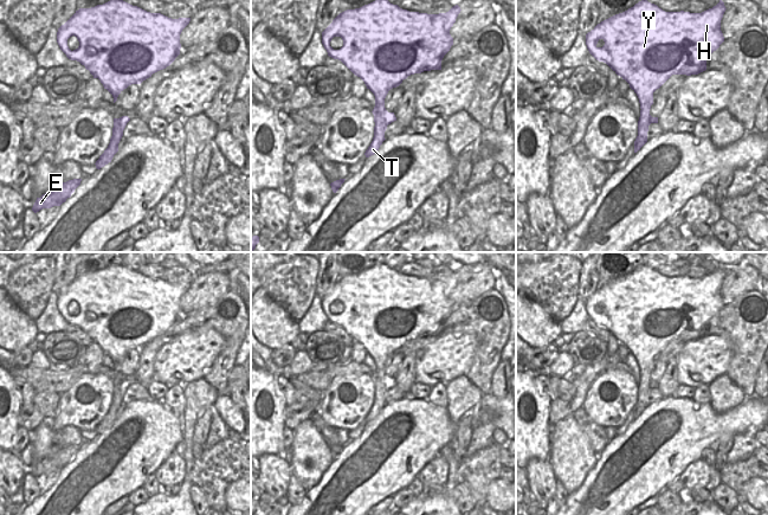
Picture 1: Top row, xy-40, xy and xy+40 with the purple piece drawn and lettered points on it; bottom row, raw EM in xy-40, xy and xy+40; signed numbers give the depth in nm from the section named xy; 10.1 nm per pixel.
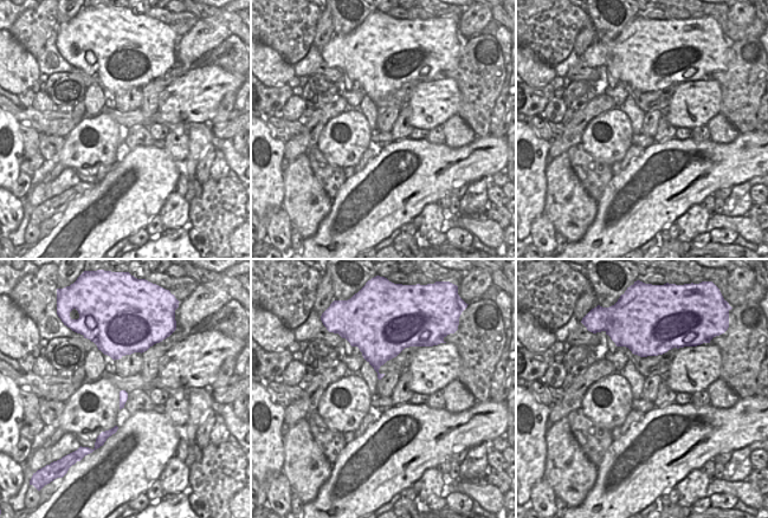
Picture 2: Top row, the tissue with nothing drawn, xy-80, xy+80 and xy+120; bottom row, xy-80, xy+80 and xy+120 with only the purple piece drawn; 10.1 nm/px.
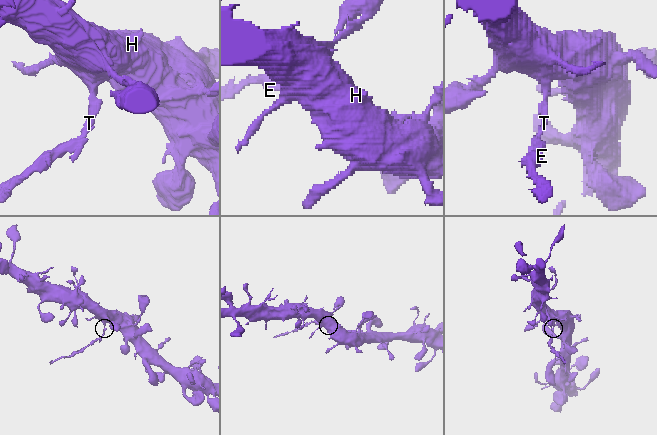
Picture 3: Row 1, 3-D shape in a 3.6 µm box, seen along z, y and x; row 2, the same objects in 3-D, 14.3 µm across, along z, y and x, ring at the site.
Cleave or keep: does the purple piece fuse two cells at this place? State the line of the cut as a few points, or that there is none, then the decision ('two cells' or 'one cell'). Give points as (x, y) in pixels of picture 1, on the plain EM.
cut xy (384, 371), (374, 373); two cells

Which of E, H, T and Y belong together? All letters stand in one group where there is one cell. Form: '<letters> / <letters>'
E T / H Y

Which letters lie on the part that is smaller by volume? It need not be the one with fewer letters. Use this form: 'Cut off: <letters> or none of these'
Cut off: E, T

